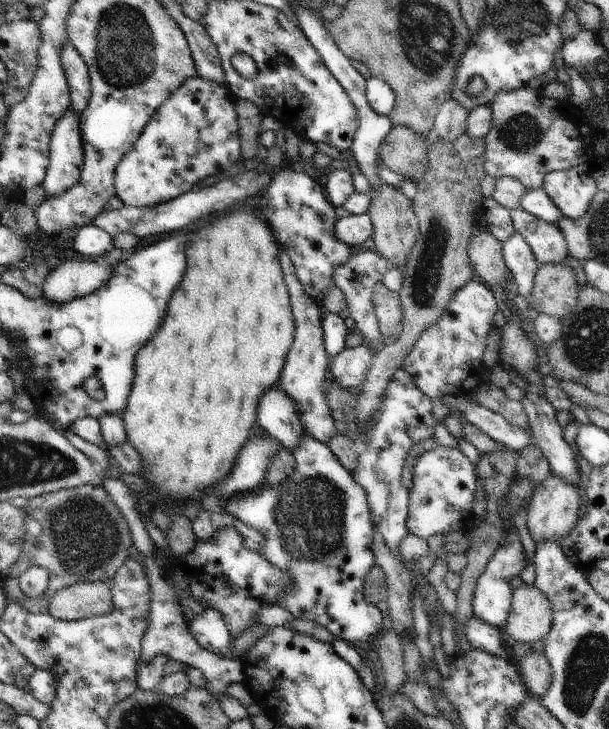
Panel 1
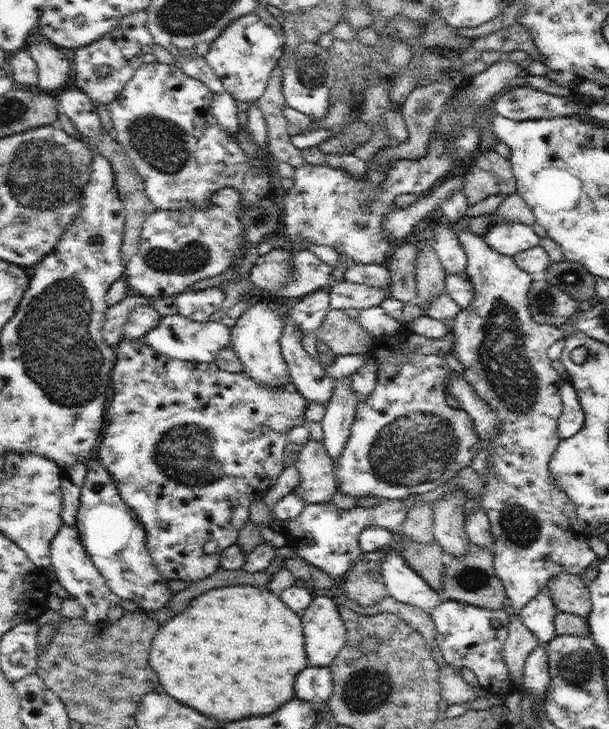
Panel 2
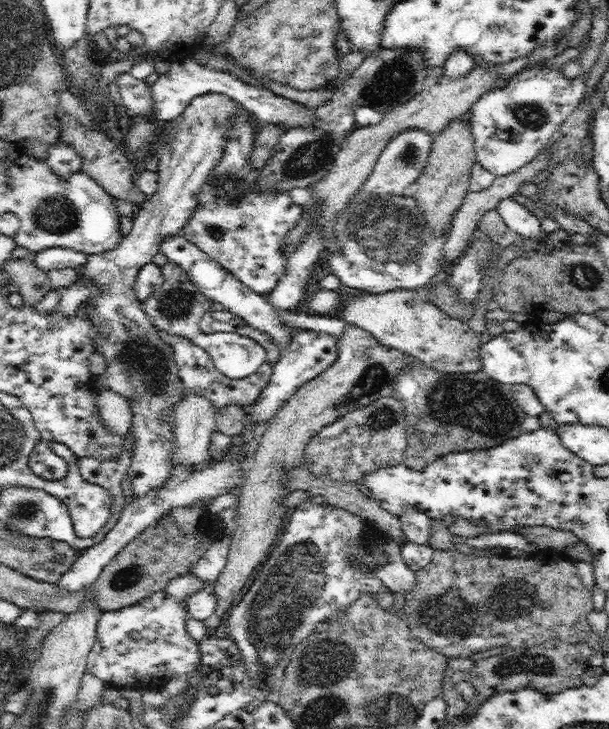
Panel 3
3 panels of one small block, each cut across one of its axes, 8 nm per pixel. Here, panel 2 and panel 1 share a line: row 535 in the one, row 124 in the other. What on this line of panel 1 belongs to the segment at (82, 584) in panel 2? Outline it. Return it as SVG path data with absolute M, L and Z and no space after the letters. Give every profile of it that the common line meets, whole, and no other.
M68 108L54 124L48 146L49 163L43 180L46 198L64 194L80 178L84 154L80 115L74 108Z

